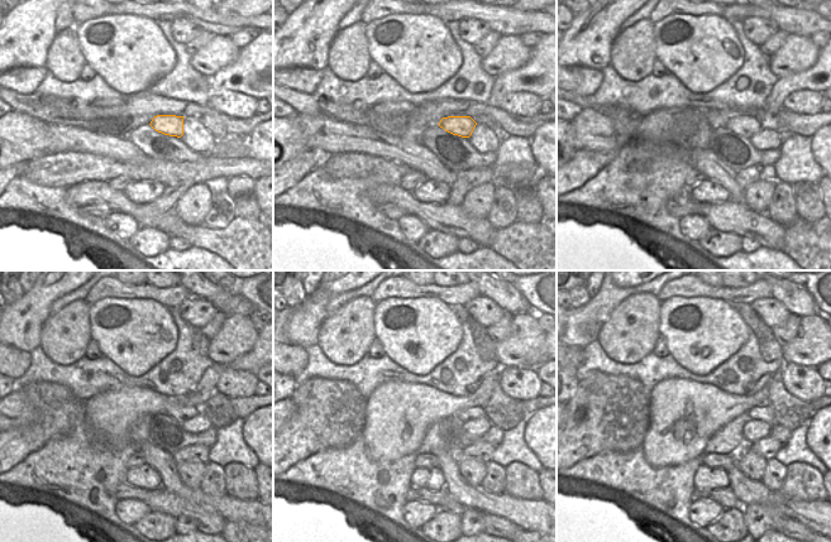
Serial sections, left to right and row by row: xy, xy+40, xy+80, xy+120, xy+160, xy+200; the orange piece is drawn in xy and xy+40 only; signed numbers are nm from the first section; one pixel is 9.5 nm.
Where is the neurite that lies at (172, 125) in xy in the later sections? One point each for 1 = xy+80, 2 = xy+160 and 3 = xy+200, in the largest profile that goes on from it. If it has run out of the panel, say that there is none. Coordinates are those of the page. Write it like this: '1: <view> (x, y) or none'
1: xy+80 (748, 126)
2: xy+160 (471, 413)
3: xy+200 (764, 413)

